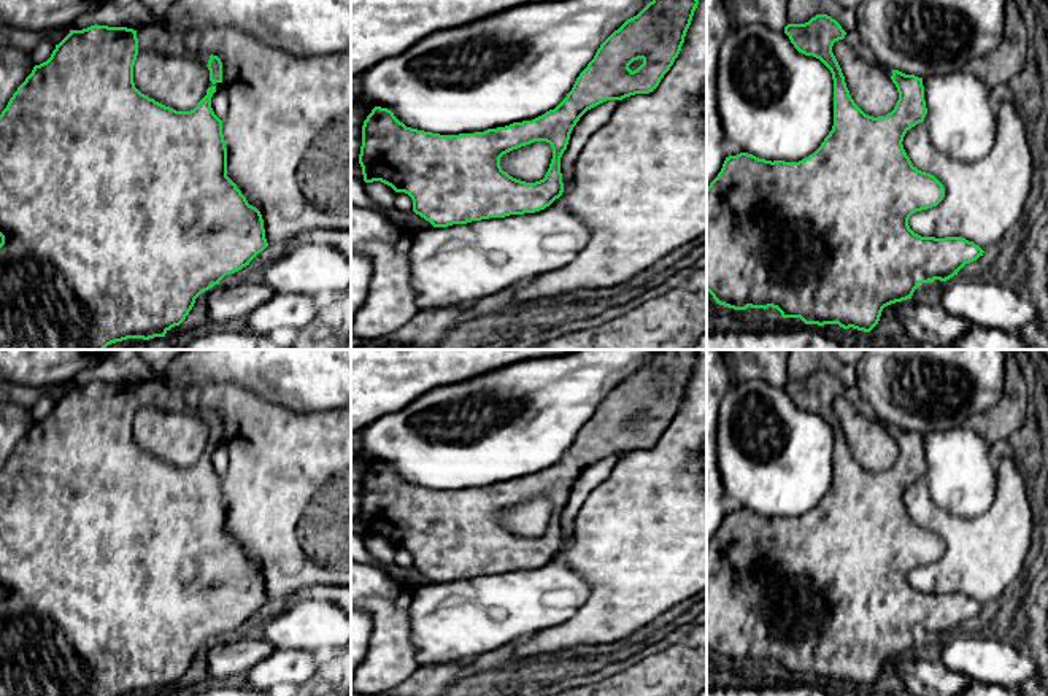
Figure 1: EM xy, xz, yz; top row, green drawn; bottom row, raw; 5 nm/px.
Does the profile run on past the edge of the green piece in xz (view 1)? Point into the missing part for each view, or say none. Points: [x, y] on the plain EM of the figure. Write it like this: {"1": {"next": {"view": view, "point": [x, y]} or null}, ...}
{"1": {"next": null}}

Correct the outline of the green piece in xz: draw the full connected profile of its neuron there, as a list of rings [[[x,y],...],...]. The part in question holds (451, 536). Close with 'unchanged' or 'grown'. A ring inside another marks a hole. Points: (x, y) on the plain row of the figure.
[[[657,350],[637,372],[627,375],[600,400],[594,415],[580,429],[567,453],[554,466],[532,477],[513,478],[505,483],[475,489],[440,491],[406,483],[391,466],[375,462],[362,481],[359,520],[362,523],[364,537],[381,537],[395,548],[408,550],[413,556],[413,567],[433,583],[448,583],[453,580],[467,580],[472,577],[545,566],[564,548],[561,513],[567,505],[570,489],[580,474],[588,466],[607,456],[622,456],[635,450],[649,450],[659,442],[681,407],[686,388],[699,361],[697,353],[699,350]],[[534,497],[546,497],[553,504],[553,515],[543,536],[526,539],[502,526],[500,513],[503,510]]]; unchanged

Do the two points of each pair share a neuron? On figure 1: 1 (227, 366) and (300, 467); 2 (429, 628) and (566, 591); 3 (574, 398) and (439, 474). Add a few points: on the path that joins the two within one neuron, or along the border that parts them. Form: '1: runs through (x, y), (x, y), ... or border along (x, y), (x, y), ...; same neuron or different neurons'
1: border along (207, 382), (235, 382), (277, 404); different neurons
2: runs through (462, 618), (532, 599); same neuron
3: runs through (540, 418), (526, 433), (500, 434), (472, 450); same neuron

